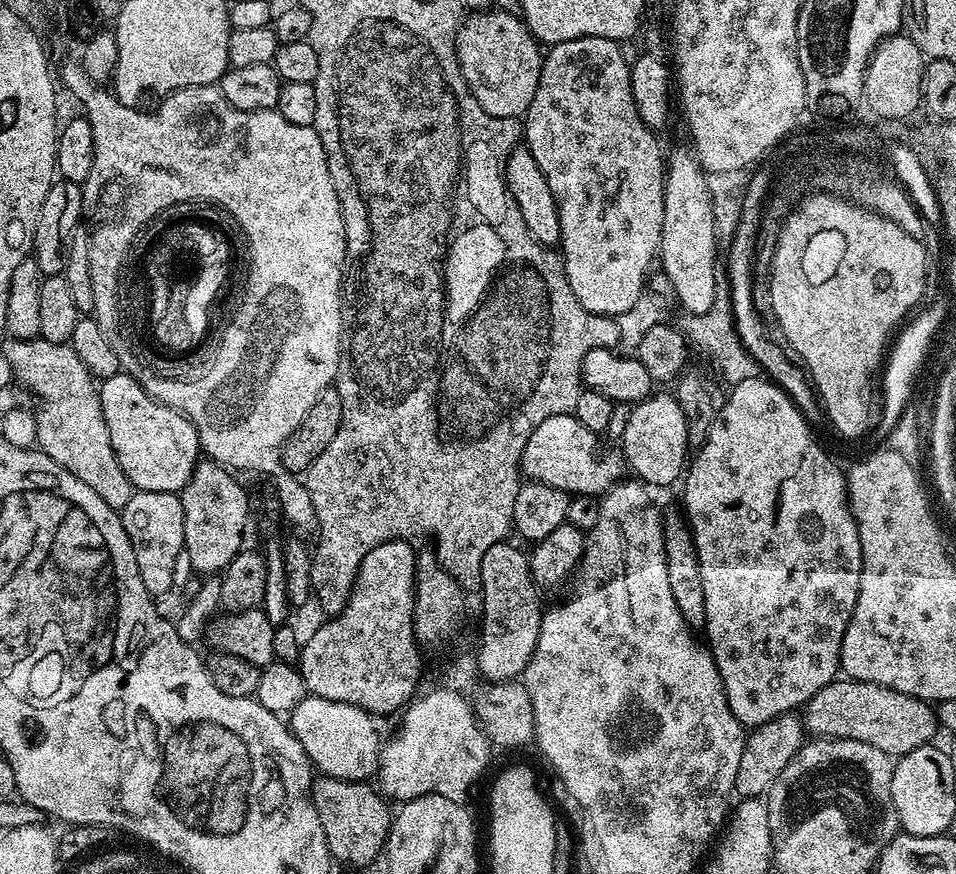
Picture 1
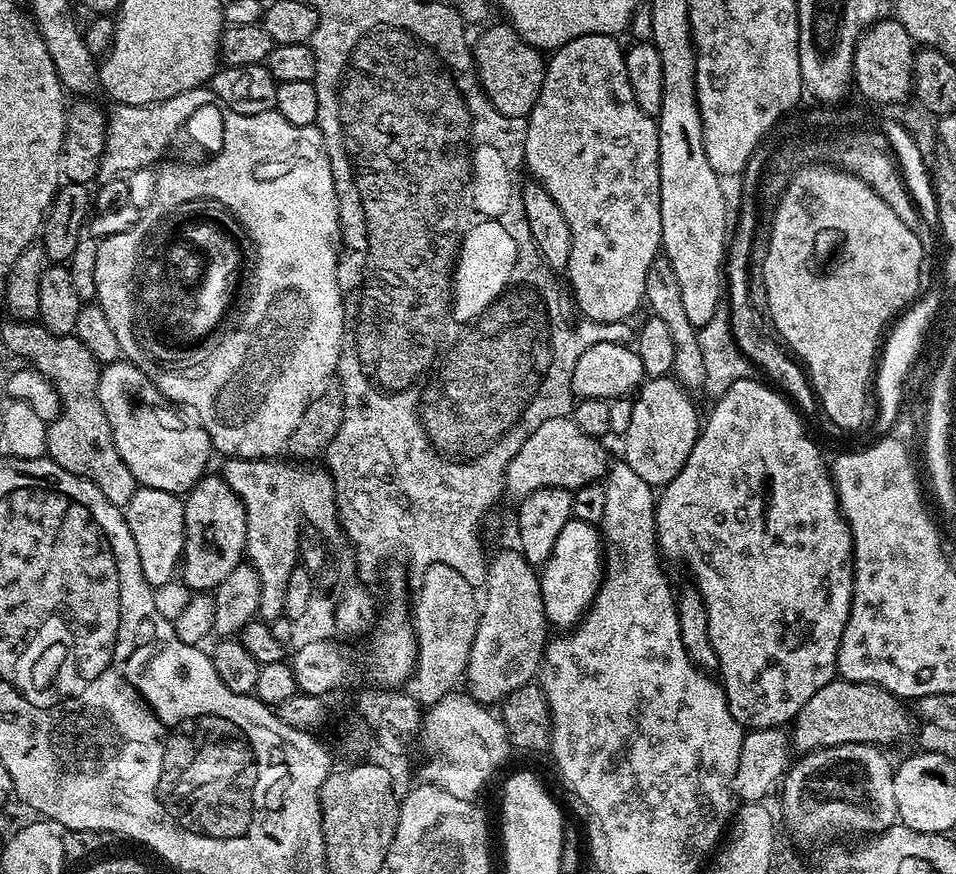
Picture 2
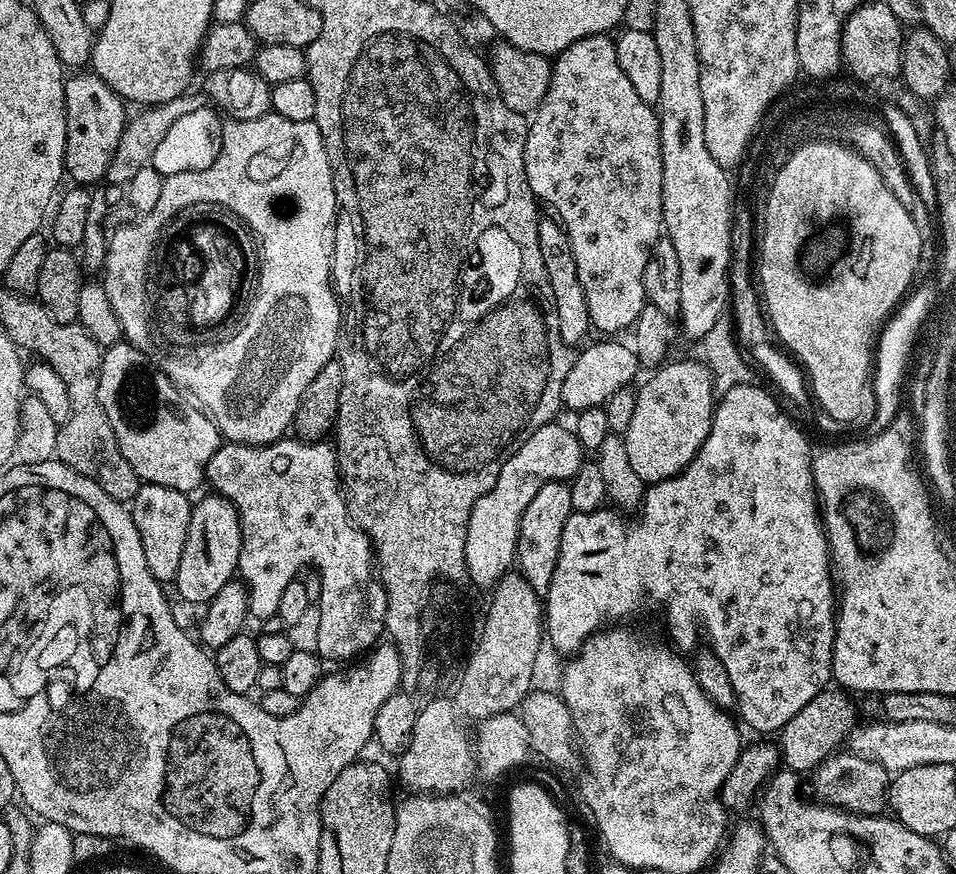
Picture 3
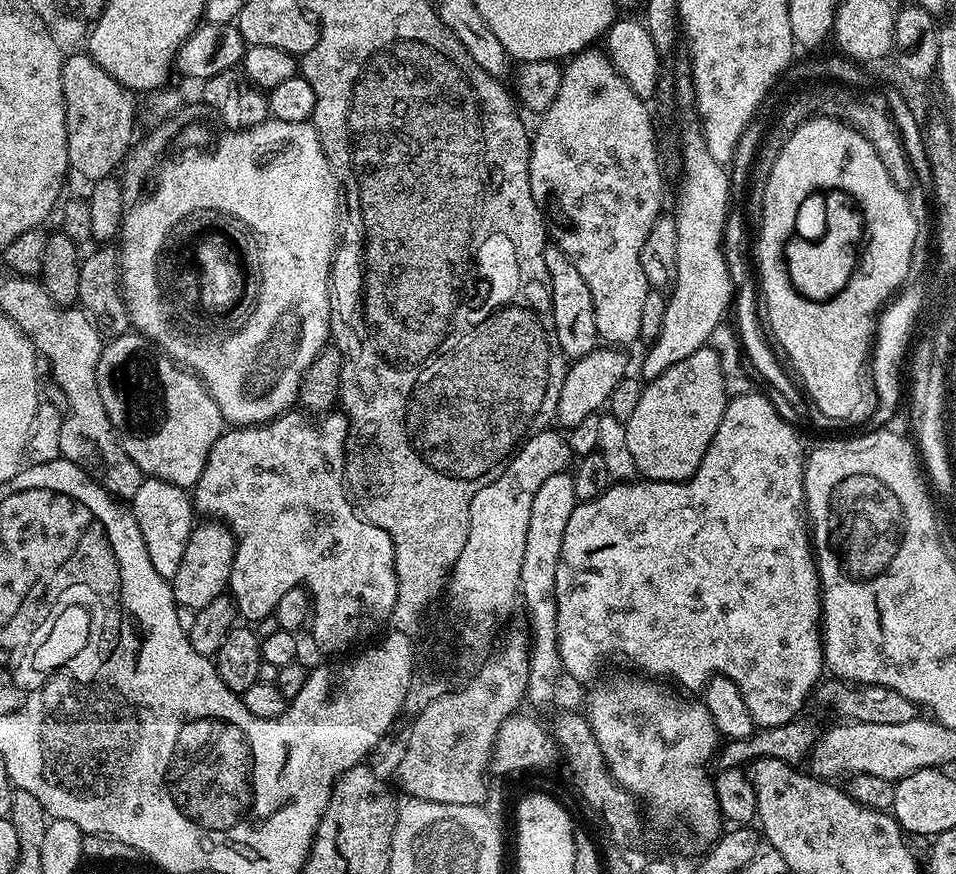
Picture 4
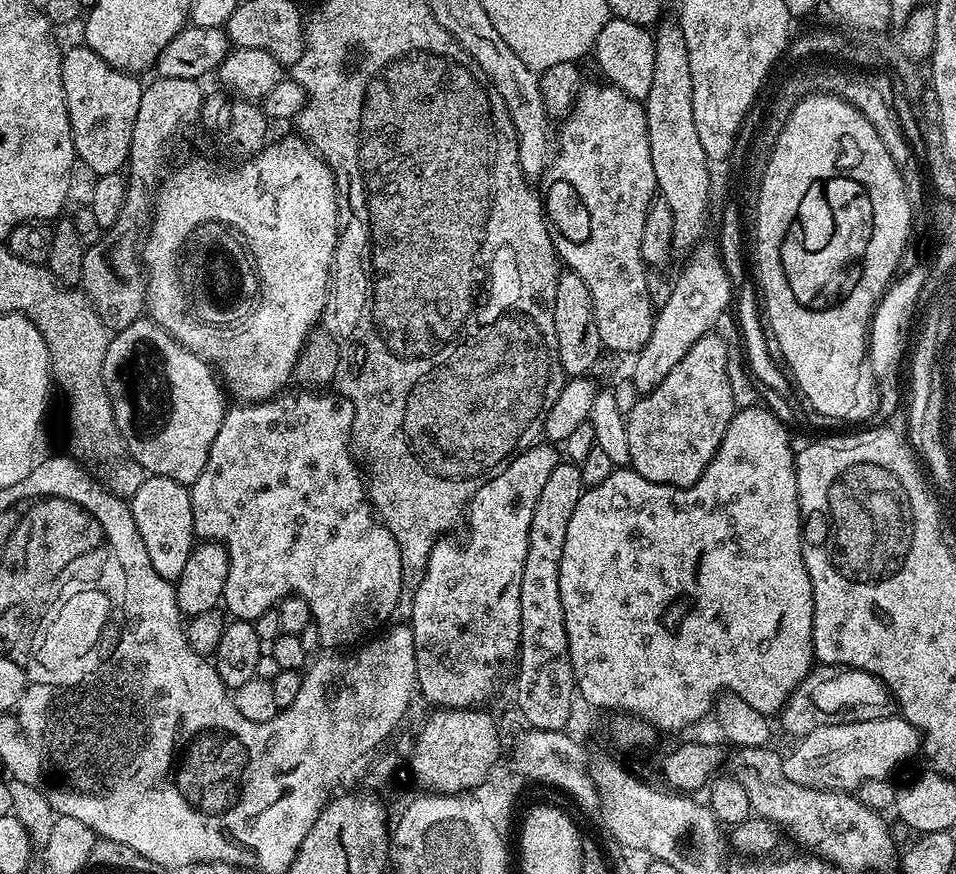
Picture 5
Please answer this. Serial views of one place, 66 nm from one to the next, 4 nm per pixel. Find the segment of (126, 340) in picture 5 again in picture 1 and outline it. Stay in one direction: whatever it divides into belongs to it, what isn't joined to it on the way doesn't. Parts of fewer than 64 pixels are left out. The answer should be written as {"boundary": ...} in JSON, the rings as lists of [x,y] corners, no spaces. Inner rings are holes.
{"boundary":[[[121,370],[99,385],[102,414],[106,418],[106,430],[110,430],[110,446],[114,446],[114,454],[118,458],[118,466],[126,470],[126,478],[130,478],[133,489],[141,492],[175,492],[180,493],[190,482],[190,474],[201,459],[200,439],[194,426],[180,412],[159,404],[144,388],[135,375]]]}

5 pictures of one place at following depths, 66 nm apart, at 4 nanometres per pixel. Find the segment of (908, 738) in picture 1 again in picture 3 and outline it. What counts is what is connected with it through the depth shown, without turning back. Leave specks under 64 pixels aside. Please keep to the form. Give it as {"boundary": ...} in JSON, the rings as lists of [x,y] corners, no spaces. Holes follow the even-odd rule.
{"boundary":[[[825,690],[810,698],[810,702],[806,702],[806,706],[802,706],[802,710],[798,710],[798,714],[794,714],[794,718],[790,718],[790,722],[780,728],[778,747],[780,759],[787,771],[811,773],[827,756],[833,755],[840,746],[838,744],[843,740],[845,743],[857,727],[856,704],[852,701],[855,699],[847,691],[832,691]]]}

